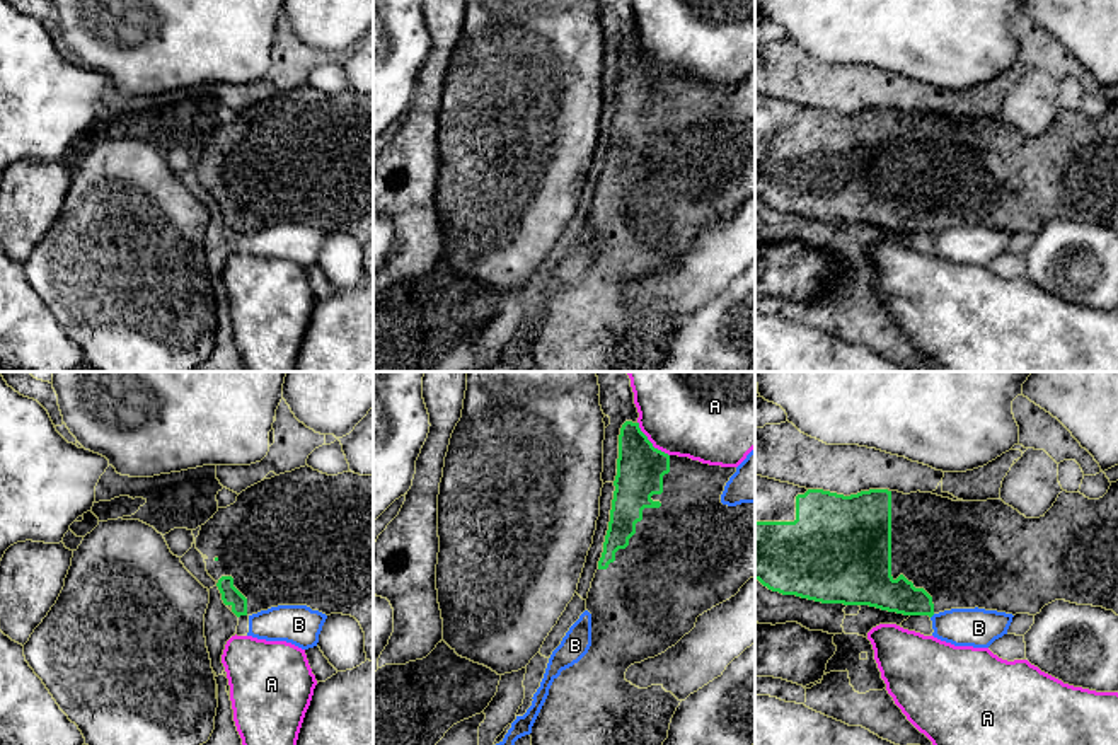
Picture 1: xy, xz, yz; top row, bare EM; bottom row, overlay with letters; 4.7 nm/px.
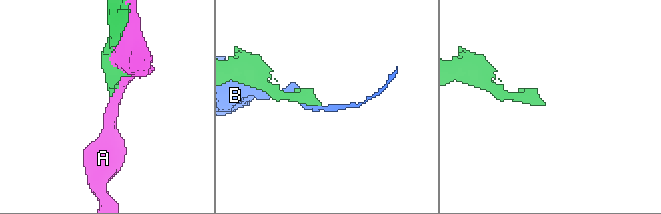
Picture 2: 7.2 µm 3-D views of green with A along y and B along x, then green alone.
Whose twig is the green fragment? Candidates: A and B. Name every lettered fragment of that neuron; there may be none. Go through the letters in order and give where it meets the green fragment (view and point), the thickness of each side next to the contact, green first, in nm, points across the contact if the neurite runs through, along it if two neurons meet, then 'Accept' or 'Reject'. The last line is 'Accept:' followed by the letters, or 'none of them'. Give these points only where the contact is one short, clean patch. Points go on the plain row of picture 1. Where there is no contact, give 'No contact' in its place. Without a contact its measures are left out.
A: Touches green at xz (650, 60). Thickness 220 nm (green) against 360 nm. Reject
B: No contact. Reject
Accept: none of them

